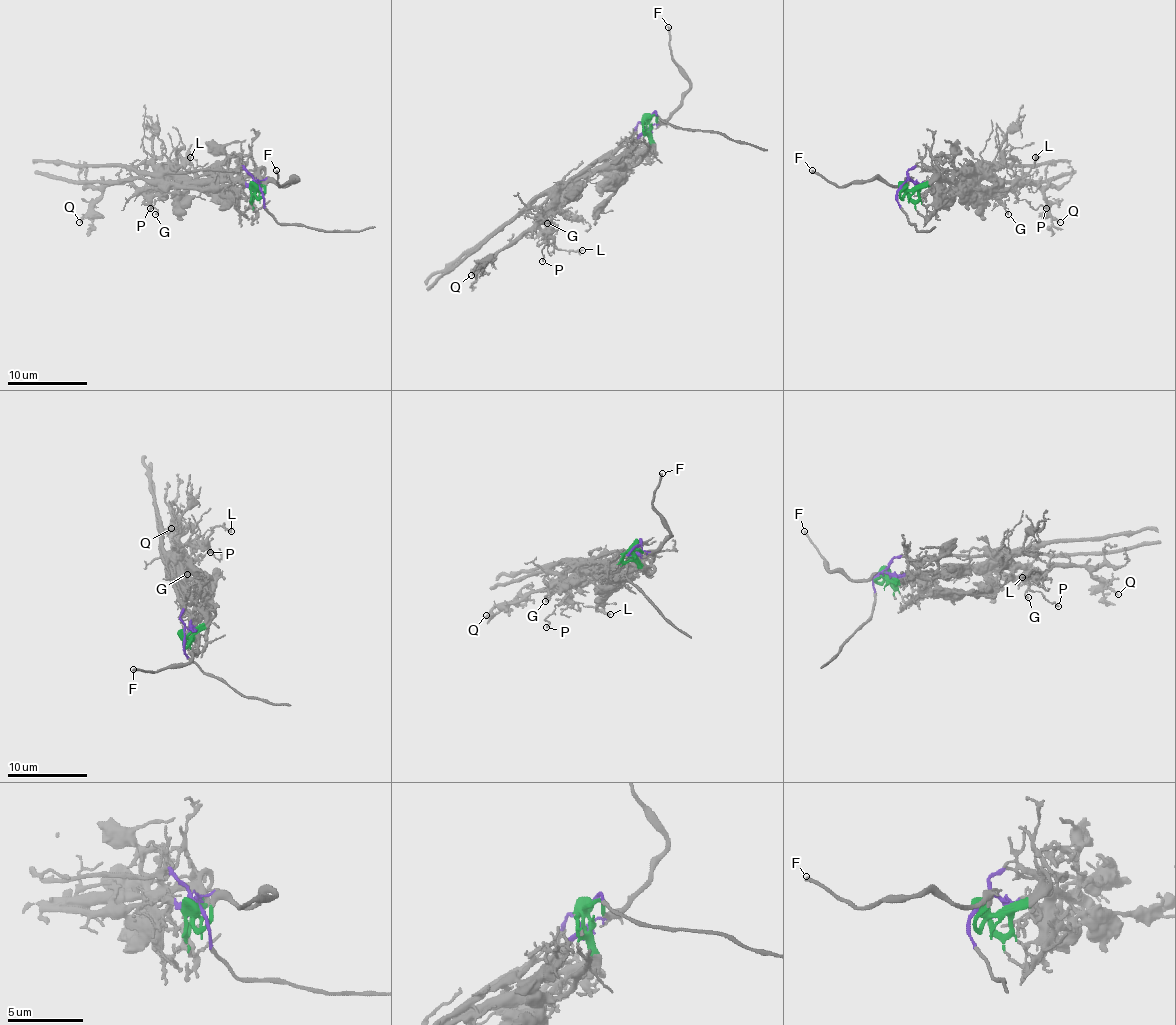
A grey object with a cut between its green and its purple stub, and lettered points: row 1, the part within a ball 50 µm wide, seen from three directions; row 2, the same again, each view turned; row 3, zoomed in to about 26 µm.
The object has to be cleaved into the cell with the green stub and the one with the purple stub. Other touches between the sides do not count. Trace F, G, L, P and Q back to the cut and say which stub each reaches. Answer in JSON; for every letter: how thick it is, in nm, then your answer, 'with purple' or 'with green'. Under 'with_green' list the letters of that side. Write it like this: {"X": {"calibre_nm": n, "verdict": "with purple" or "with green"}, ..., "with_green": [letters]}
{"F": {"calibre_nm": 220, "verdict": "with green"}, "G": {"calibre_nm": 140, "verdict": "with purple"}, "L": {"calibre_nm": 220, "verdict": "with purple"}, "P": {"calibre_nm": 150, "verdict": "with purple"}, "Q": {"calibre_nm": 170, "verdict": "with green"}, "with_green": ["F", "Q"]}

